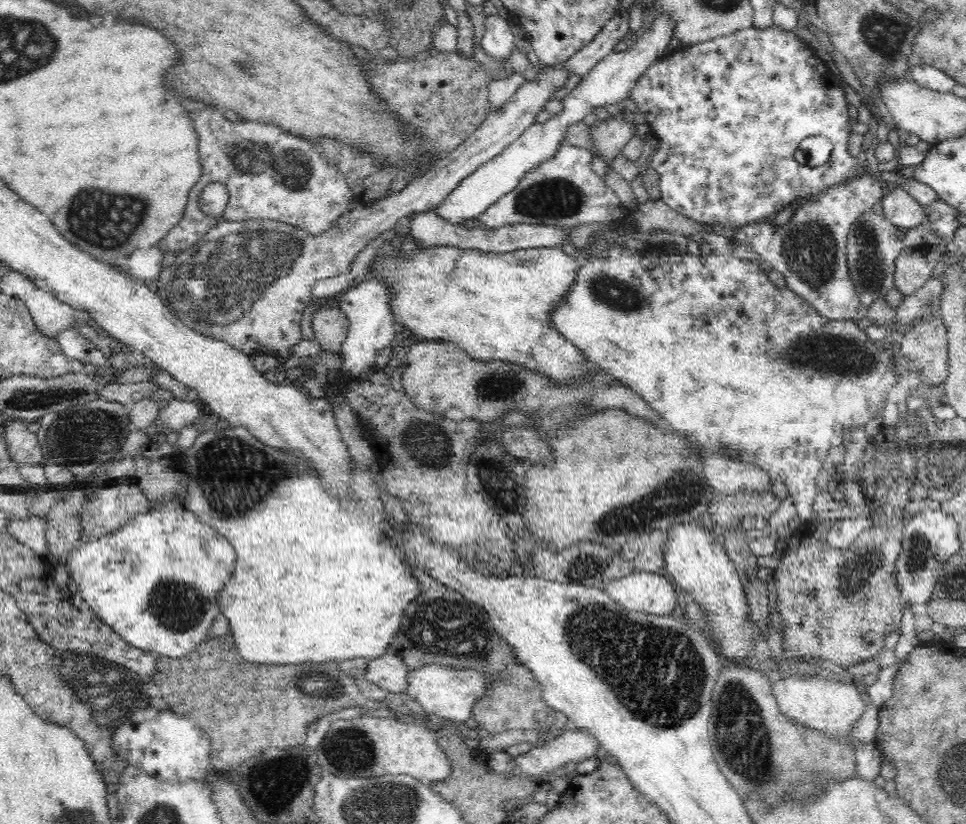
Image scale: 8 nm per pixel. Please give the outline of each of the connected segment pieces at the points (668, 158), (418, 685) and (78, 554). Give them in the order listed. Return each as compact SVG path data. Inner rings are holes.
M775 24L761 29L752 26L733 32L729 36L722 36L715 40L666 52L662 59L658 59L651 68L648 68L648 71L640 80L636 81L636 86L632 88L632 94L630 94L630 99L636 103L640 113L644 113L650 133L658 140L658 148L655 150L649 165L660 176L661 199L676 212L696 222L739 229L748 223L772 222L777 214L789 208L788 206L794 209L807 198L819 195L822 191L830 190L836 184L846 184L846 182L852 182L856 178L869 175L868 161L862 156L854 157L849 153L848 139L852 131L848 124L850 120L848 103L839 78L830 70L827 64L825 60L819 58L817 52L800 36L781 29L780 26ZM818 135L828 137L834 145L834 150L832 150L826 164L810 166L806 164L805 152L799 149L799 144L804 138Z
M430 664L408 673L404 693L411 696L428 714L434 714L444 720L466 722L472 718L473 706L480 700L492 681L491 676L481 674L474 668L453 668L453 666Z
M172 499L160 500L159 503L151 503L151 508L148 512L142 512L139 516L134 517L120 531L106 534L106 536L90 540L89 542L81 542L76 550L68 555L67 567L70 571L72 582L77 585L77 589L82 594L82 599L85 600L87 606L92 608L96 612L96 615L100 617L100 620L104 621L104 624L109 627L112 627L128 644L140 650L152 652L155 656L180 659L194 650L197 644L202 643L207 638L209 628L221 612L217 596L229 581L232 582L234 560L236 560L236 552L234 552L234 548L230 546L230 542L224 536L220 536L214 528L210 528L210 526L206 526L206 524L198 521L194 513L187 508L187 505L182 503L182 500Z

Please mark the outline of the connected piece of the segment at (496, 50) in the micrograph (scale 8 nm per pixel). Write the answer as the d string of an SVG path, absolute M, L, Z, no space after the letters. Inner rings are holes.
M490 15L485 20L485 32L482 36L482 49L496 62L505 64L515 50L514 36L506 20L500 15Z

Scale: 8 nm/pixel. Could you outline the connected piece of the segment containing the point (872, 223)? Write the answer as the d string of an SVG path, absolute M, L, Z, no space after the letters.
M870 209L852 224L848 234L847 263L850 278L856 287L862 306L866 308L877 298L885 297L888 290L895 287L896 261L903 250L903 240L900 240L896 229L896 225Z

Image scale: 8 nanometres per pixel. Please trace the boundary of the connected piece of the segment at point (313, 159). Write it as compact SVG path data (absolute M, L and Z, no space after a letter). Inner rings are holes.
M200 105L200 112L192 114L194 128L198 132L200 140L200 164L202 166L202 177L190 190L187 206L184 210L182 220L158 242L158 248L163 252L180 252L193 247L204 233L214 228L220 221L242 221L242 220L273 220L277 223L290 224L314 236L328 232L336 226L336 220L351 211L352 191L344 176L310 143L290 132L284 132L273 124L262 124L256 121L229 121L222 115L222 111L210 106ZM210 182L225 184L228 189L229 201L226 210L220 218L206 215L200 209L200 194Z

